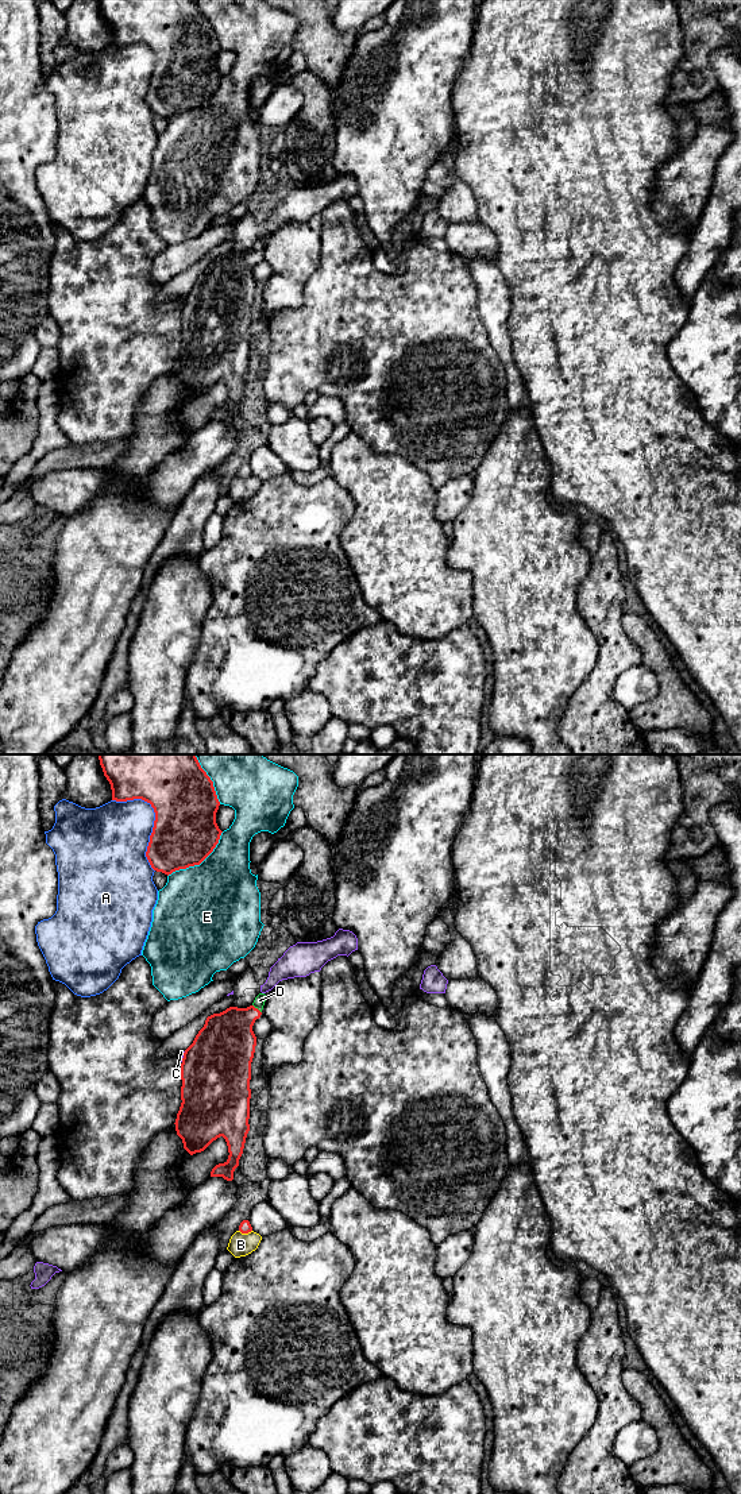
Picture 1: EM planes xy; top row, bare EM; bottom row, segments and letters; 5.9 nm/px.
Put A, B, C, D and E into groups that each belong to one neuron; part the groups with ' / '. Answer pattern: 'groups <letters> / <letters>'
groups A / B / C / D / E

